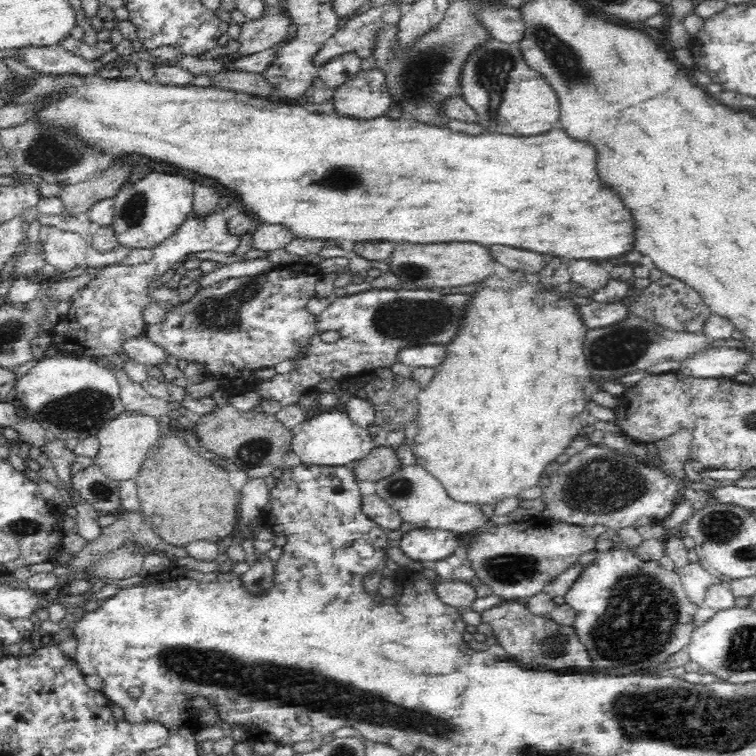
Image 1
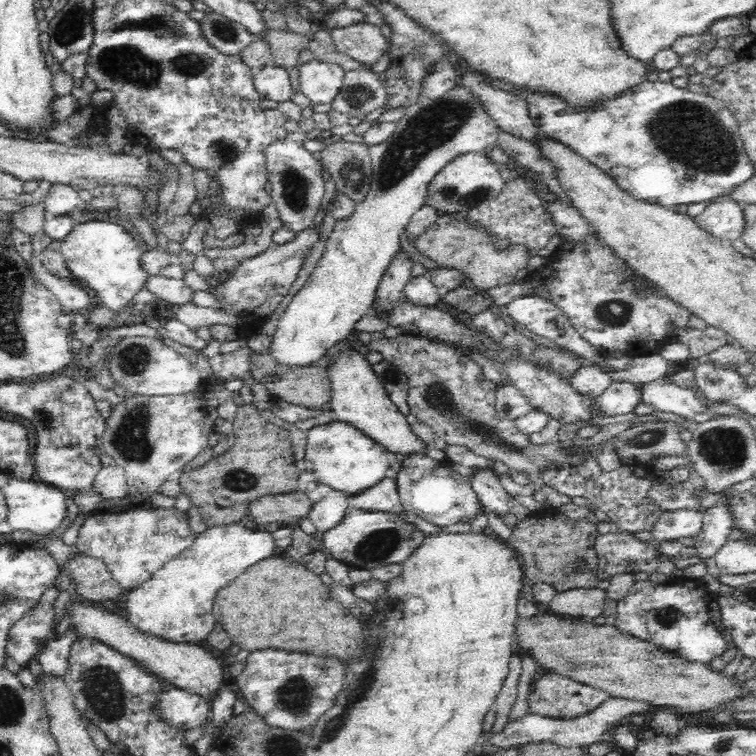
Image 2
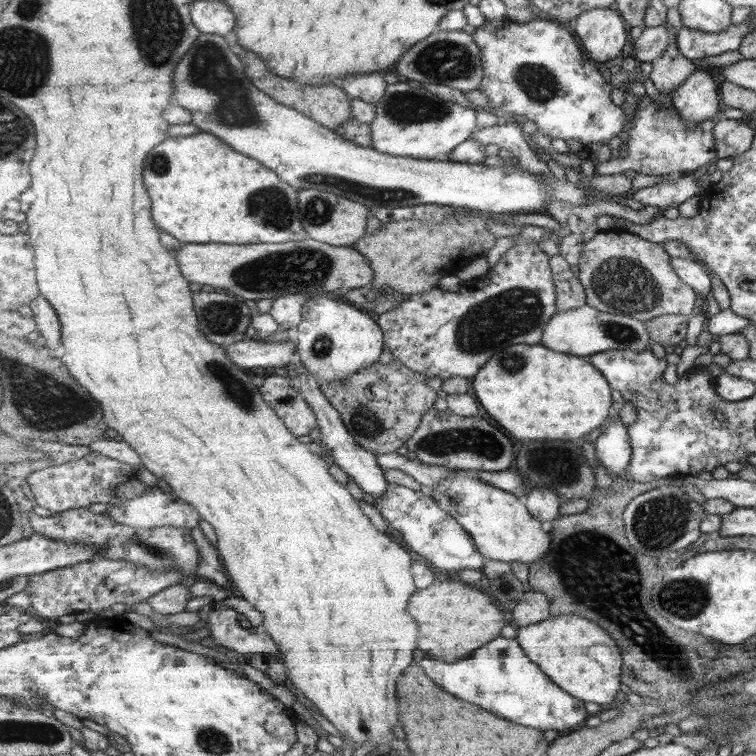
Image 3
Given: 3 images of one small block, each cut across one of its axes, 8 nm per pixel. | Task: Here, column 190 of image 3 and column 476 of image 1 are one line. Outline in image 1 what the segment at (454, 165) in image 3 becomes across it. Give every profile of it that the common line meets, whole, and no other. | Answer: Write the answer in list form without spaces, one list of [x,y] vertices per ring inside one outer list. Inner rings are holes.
[[[498,39],[486,42],[470,54],[462,68],[462,94],[478,112],[478,124],[487,132],[534,136],[560,128],[560,102],[552,85],[526,63],[522,49]]]

